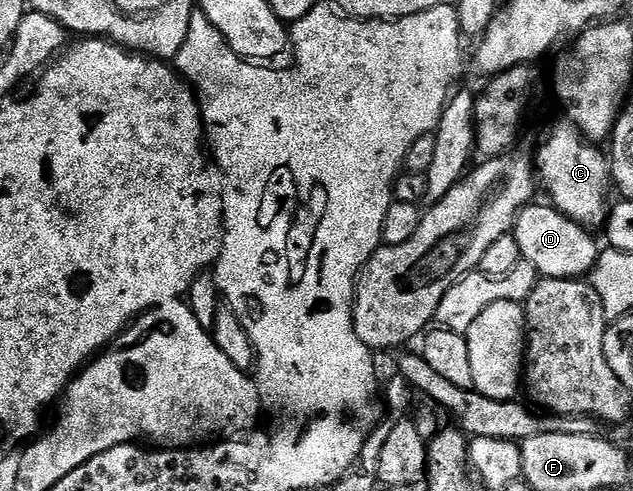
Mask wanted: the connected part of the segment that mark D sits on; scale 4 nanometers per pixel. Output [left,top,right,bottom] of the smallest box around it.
[512,202,600,279]

